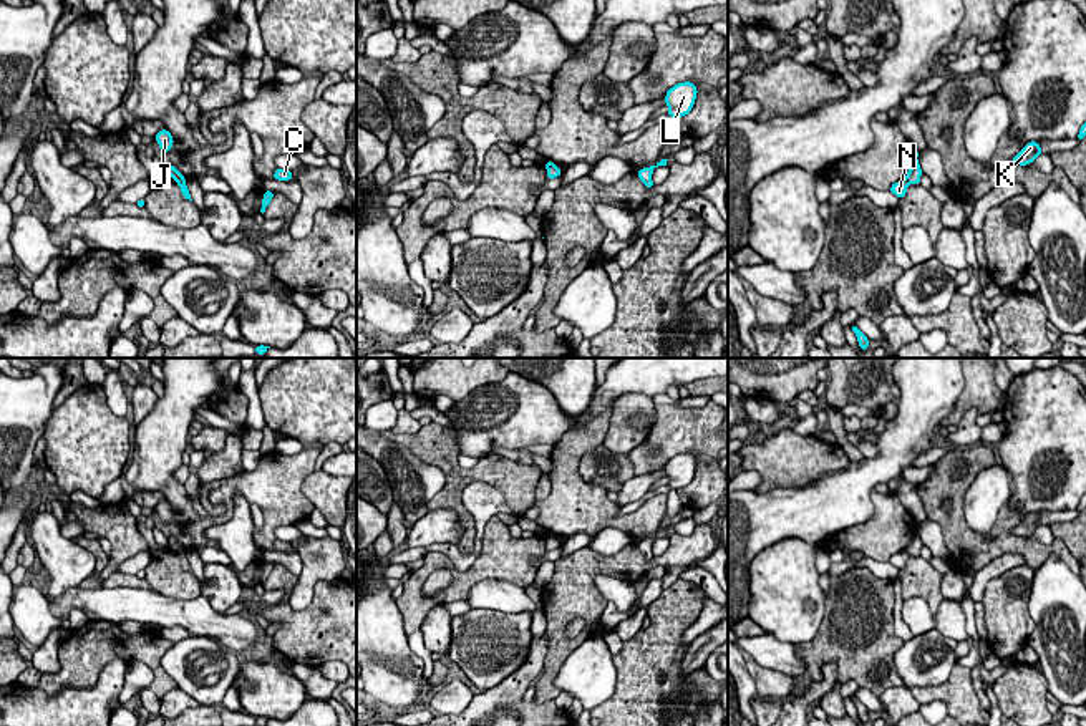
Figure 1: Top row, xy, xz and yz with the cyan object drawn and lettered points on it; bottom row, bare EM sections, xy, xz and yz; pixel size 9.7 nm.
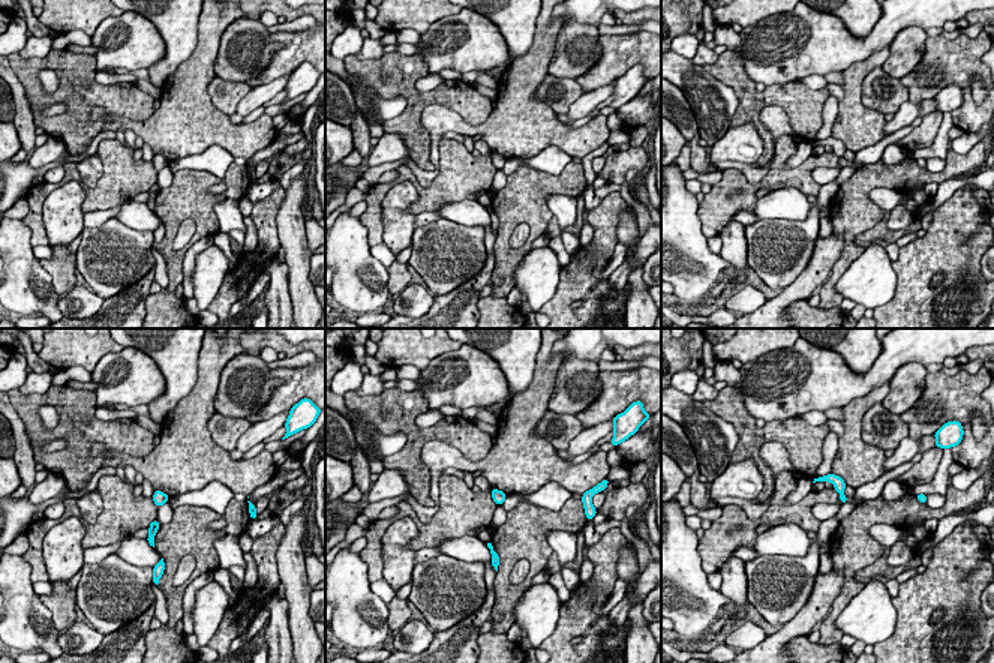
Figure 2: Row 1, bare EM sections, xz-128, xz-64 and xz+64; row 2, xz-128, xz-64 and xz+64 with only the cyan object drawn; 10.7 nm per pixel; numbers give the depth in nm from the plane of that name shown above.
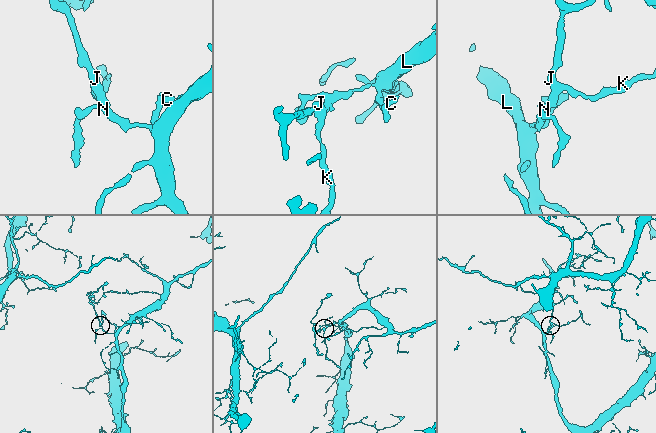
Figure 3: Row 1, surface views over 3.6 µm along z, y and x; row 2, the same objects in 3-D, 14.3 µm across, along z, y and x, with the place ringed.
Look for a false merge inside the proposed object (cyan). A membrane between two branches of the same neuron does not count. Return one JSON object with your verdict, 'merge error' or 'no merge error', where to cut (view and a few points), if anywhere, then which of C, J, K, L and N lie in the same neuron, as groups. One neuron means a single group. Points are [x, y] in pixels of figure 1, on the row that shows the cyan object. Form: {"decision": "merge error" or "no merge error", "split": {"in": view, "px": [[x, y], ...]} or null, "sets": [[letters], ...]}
{"decision": "merge error", "split": {"in": "yz", "px": [[906, 178], [909, 183]]}, "sets": [["C", "L", "N"], ["J", "K"]]}

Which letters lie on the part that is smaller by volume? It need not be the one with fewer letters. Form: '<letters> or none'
J, K

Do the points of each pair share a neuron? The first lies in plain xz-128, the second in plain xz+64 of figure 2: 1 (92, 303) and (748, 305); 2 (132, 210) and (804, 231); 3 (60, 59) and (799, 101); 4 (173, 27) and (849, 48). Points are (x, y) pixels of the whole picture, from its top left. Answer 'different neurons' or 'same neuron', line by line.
1: same neuron
2: different neurons
3: same neuron
4: different neurons

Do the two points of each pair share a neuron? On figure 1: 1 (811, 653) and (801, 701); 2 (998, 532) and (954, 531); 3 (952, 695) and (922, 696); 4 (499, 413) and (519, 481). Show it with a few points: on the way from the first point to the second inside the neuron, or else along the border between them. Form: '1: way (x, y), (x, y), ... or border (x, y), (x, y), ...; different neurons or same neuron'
1: border (838, 665), (826, 663), (821, 677), (813, 682); different neurons
2: way (987, 539), (965, 539); same neuron
3: way (945, 693), (929, 693); same neuron
4: border (491, 453), (479, 459); different neurons

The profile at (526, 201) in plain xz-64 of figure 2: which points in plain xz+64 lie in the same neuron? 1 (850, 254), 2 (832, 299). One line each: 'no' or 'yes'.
1: yes
2: yes

